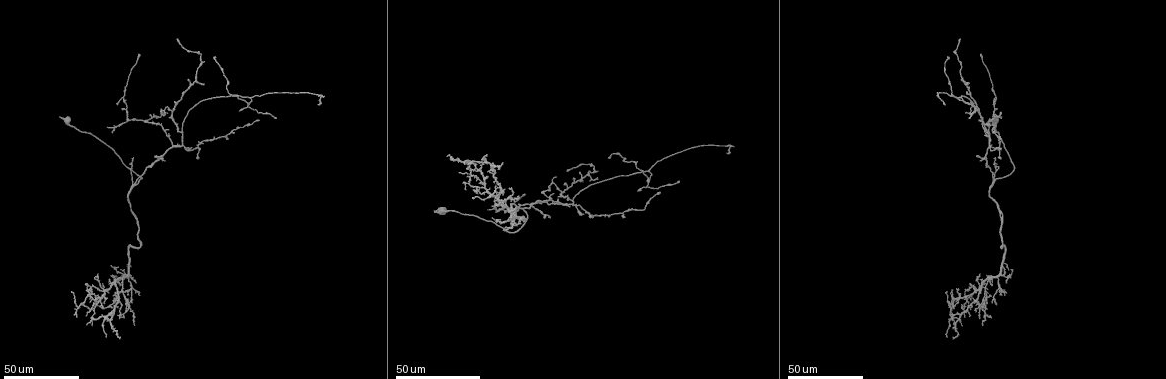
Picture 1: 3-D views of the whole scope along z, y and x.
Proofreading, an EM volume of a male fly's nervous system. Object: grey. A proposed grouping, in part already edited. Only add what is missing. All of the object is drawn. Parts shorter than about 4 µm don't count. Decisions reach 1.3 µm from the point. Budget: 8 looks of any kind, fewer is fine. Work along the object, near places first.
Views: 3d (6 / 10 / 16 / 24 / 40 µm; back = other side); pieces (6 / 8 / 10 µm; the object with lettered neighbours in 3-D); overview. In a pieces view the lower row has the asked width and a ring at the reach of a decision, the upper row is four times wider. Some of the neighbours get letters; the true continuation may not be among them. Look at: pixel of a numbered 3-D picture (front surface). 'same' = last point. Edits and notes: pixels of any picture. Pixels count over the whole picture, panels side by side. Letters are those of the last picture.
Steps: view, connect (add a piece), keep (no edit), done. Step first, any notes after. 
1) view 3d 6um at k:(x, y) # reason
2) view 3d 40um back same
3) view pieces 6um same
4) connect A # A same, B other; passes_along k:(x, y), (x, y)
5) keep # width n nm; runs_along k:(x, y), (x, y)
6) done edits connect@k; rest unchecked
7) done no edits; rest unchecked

view 3d 40um at 1:(996, 107) # an open end

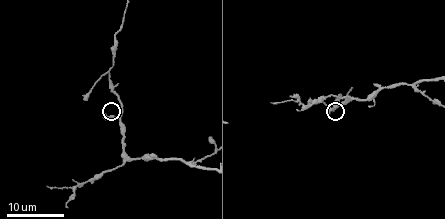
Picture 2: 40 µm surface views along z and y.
view 3d 6um at 2:(328, 112) # closer look

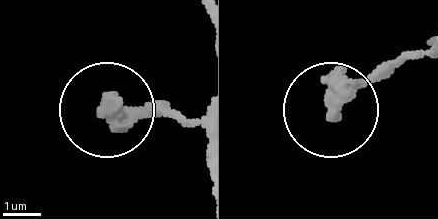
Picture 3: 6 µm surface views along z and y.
view pieces 6um at 3:(333, 114)

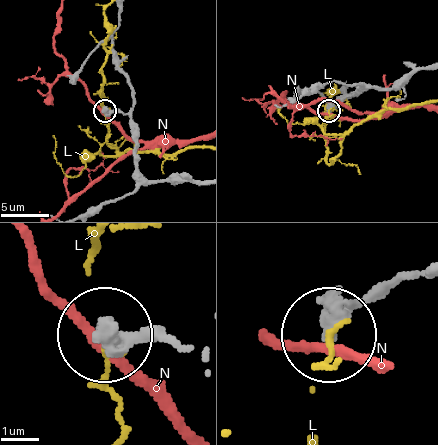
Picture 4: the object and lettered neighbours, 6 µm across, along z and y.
keep # width 390 nm; L other, N other; no lettered piece goes on from it

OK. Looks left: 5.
view 3d 24um at 1:(139, 53)

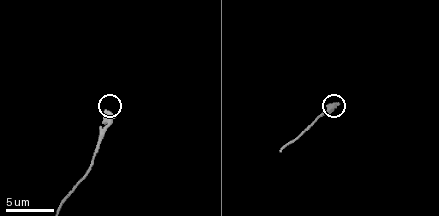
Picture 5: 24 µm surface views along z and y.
view pieces 10um at 5:(108, 114) # what lies round it

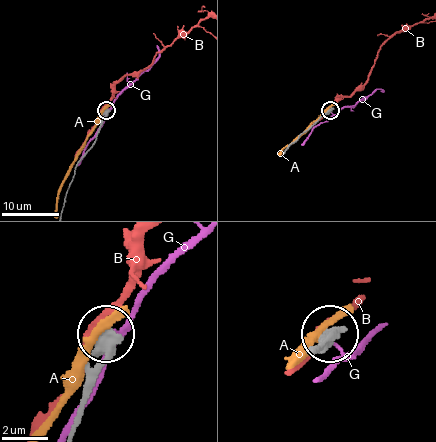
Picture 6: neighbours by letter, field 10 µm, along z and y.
keep # width 490 nm; A other, B other, G other; runs_along 6:(66, 194), (75, 166), (95, 140), (105, 110); none of them fits

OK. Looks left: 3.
view 3d 24um at 1:(583, 215) # free end

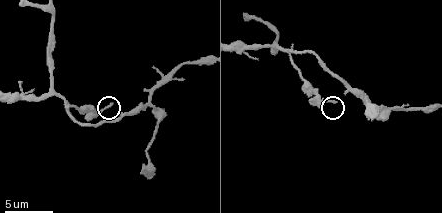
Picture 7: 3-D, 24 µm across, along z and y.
view pieces 10um at 7:(333, 102)

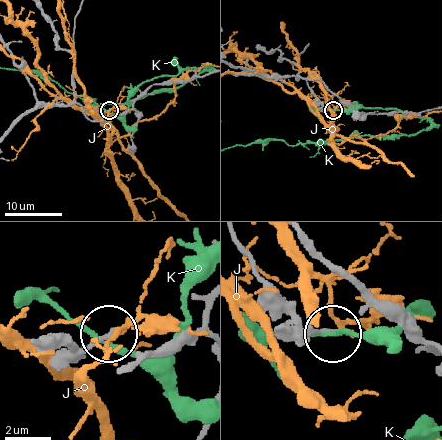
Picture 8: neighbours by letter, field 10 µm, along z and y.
keep # J other, K other; no lettered piece goes on from it

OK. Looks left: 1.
done no edits; rest unchecked

